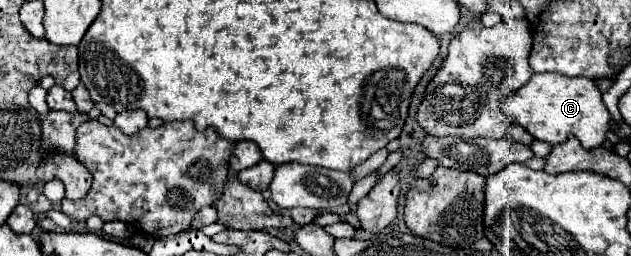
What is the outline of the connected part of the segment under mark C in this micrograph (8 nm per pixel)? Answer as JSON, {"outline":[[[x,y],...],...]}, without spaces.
{"outline":[[[556,72],[532,74],[528,84],[518,88],[502,104],[502,110],[508,116],[512,116],[514,122],[524,126],[536,140],[548,142],[552,146],[562,144],[568,136],[576,136],[584,148],[598,148],[598,146],[602,146],[606,142],[606,134],[610,132],[610,122],[612,122],[612,116],[610,116],[610,112],[608,112],[608,108],[604,106],[604,100],[602,100],[602,92],[598,90],[594,80],[584,80],[582,76],[580,78],[568,78],[568,76],[560,76]]]}

